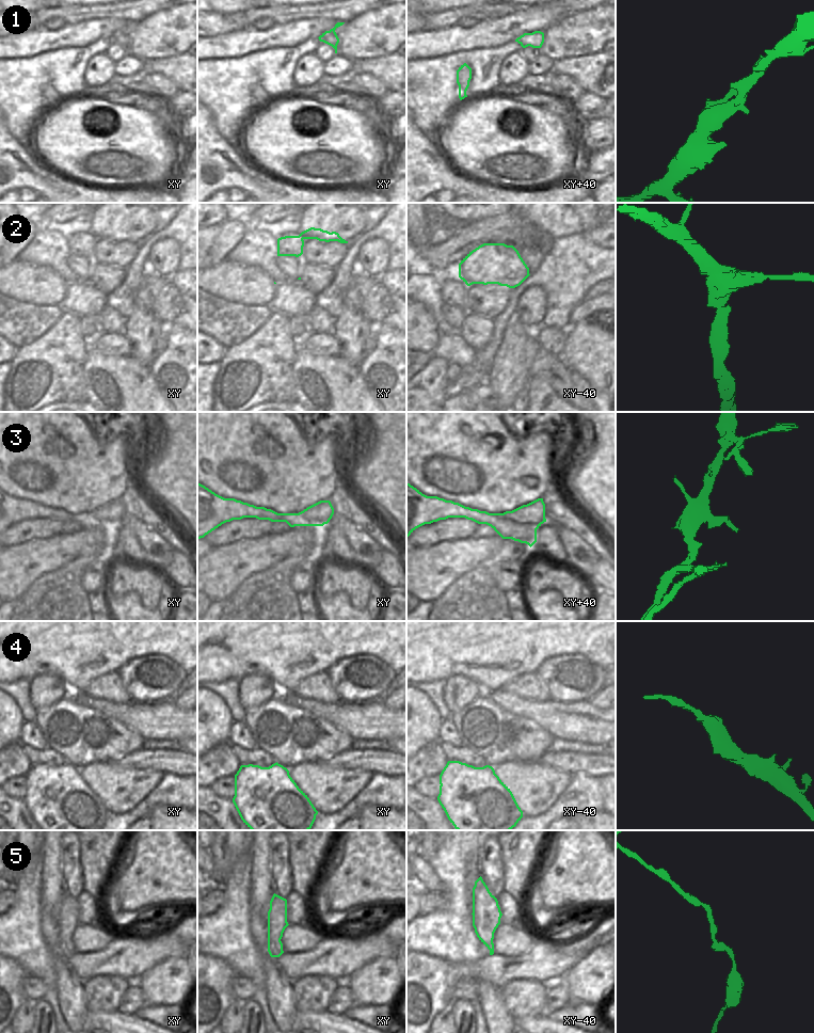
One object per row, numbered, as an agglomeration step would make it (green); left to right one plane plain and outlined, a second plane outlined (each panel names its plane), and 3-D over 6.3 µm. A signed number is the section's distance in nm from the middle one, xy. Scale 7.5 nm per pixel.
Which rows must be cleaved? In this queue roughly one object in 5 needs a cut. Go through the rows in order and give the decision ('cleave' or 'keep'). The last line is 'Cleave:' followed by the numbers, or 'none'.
1: keep
2: keep
3: keep
4: cleave
5: keep
Cleave: 4

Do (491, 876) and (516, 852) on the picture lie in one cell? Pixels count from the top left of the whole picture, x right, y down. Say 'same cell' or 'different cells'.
different cells

